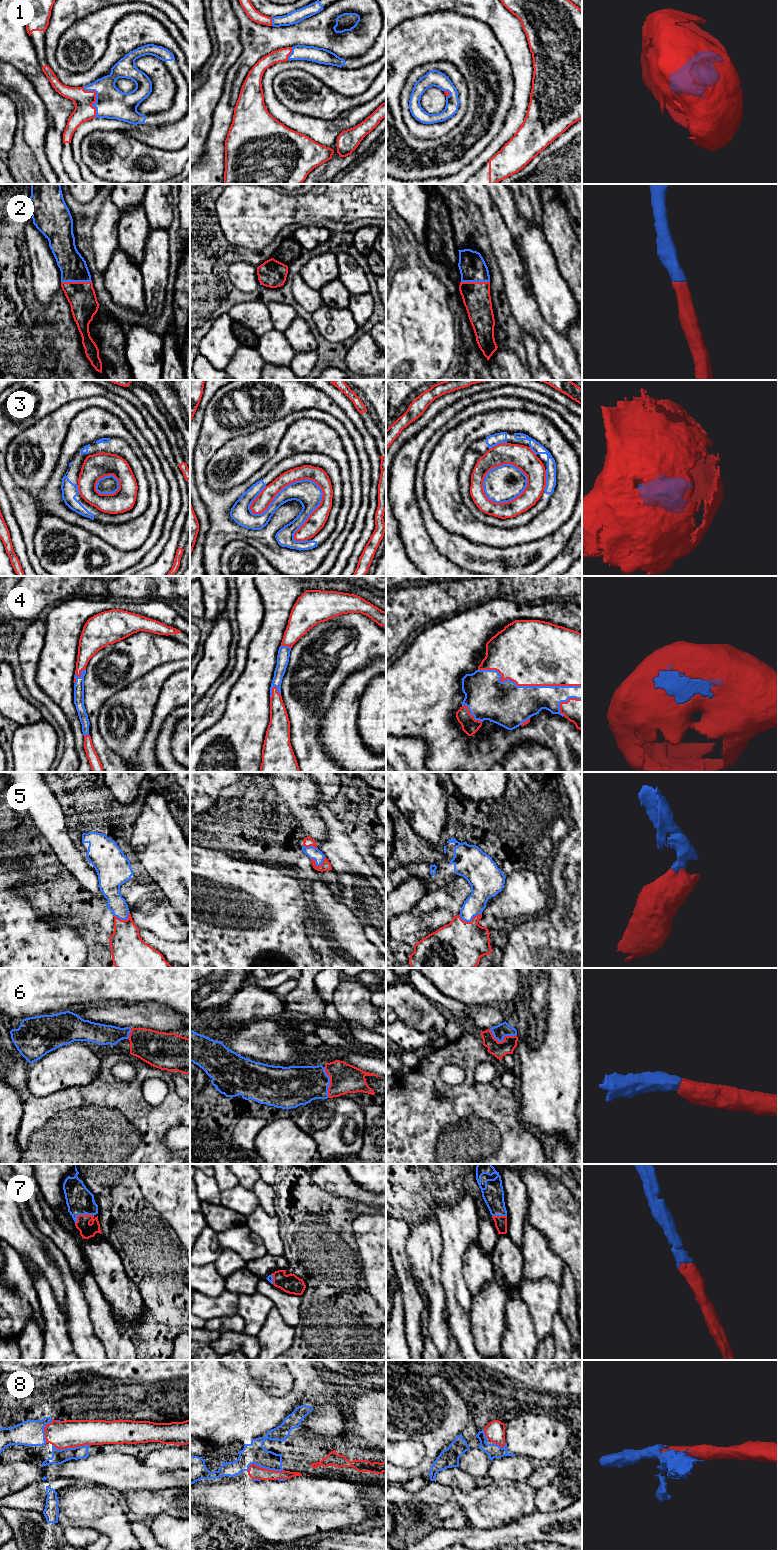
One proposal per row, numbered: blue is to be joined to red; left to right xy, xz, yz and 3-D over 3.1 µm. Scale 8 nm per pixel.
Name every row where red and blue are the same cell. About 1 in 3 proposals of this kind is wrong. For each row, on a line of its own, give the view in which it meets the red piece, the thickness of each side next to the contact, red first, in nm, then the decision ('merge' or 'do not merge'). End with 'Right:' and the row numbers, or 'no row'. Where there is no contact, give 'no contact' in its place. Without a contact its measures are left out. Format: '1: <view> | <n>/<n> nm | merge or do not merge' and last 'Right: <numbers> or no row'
1: xy | 160/240 nm | merge
2: xy | 220/220 nm | merge
3: xz | 120/200 nm | do not merge
4: yz | 500/360 nm | merge
5: yz | 420/160 nm | merge
6: yz | 130/110 nm | merge
7: xy | 120/220 nm | merge
8: xz | 110/170 nm | merge
Right: 1, 2, 4, 5, 6, 7, 8

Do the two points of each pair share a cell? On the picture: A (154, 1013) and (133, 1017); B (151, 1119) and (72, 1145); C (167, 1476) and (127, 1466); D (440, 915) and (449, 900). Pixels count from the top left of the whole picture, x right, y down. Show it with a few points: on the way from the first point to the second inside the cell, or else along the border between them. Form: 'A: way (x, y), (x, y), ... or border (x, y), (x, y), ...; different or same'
A: way (149, 1015), (138, 1015); same
B: way (131, 1130), (108, 1138), (100, 1145), (92, 1145); same
C: way (157, 1476), (137, 1476); same
D: border (420, 915), (445, 908), (453, 916); different

